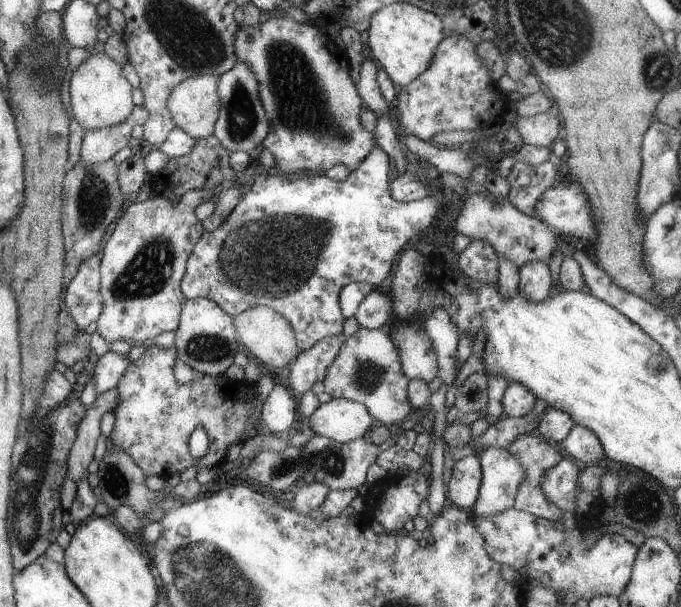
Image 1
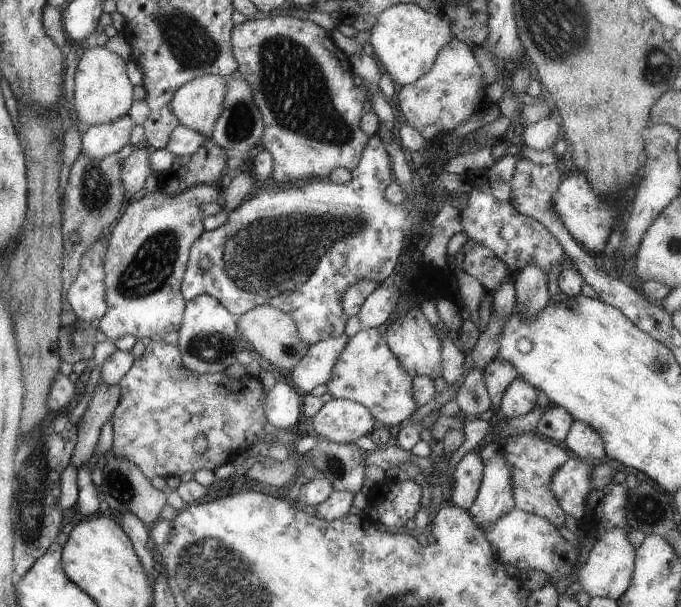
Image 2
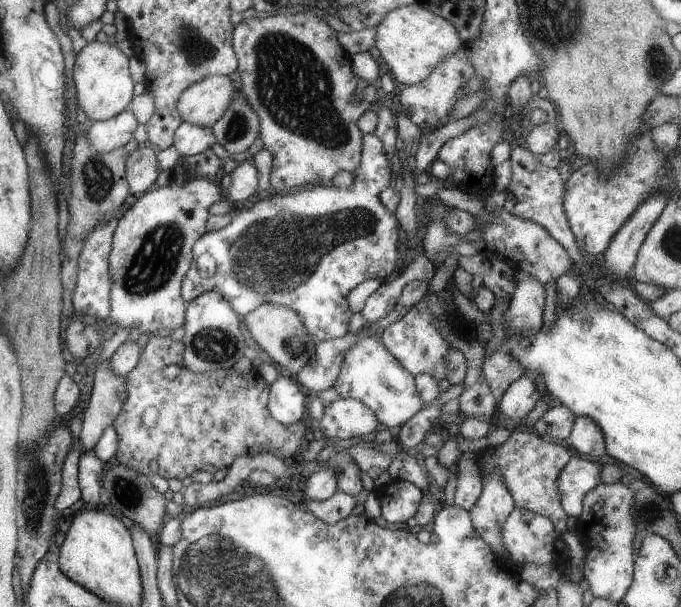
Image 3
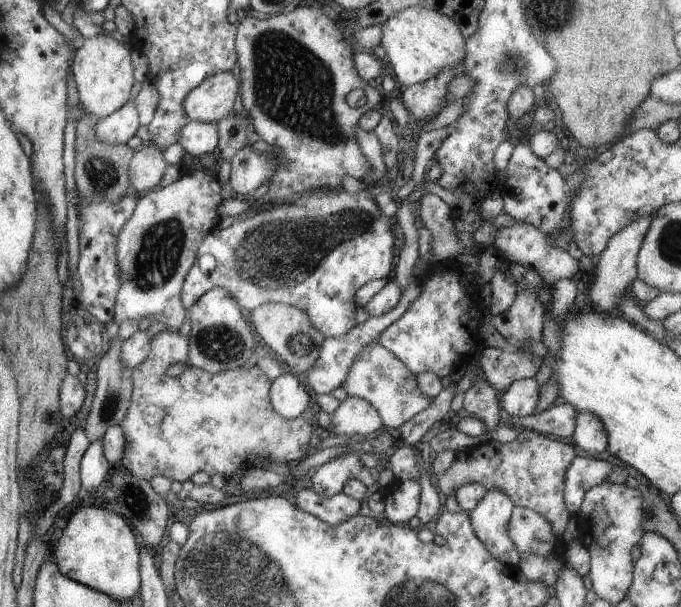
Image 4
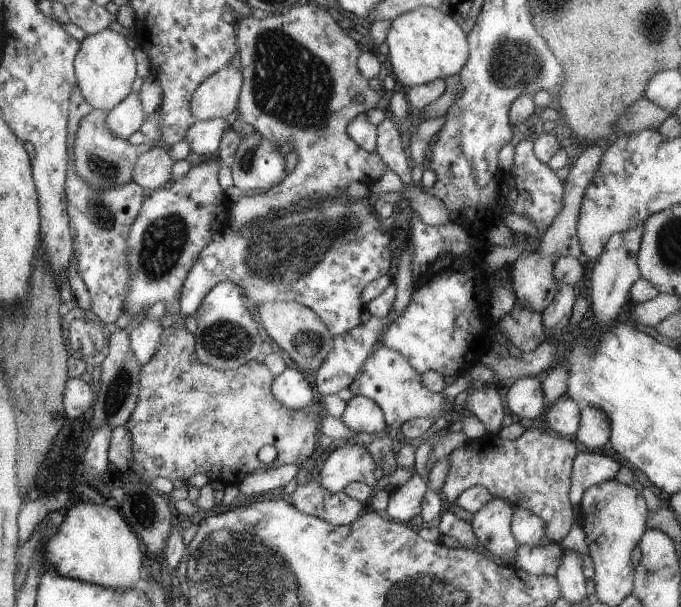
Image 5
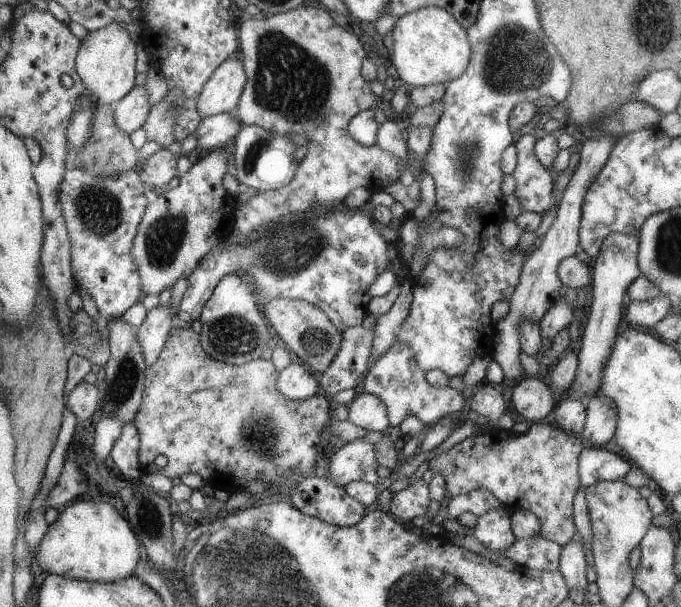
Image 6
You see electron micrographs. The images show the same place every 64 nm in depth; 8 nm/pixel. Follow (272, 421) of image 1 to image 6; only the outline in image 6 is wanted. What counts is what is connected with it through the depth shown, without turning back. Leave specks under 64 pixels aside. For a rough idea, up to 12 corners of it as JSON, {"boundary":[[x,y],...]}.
{"boundary":[[300,361],[278,372],[277,392],[305,400],[319,392],[316,375]]}

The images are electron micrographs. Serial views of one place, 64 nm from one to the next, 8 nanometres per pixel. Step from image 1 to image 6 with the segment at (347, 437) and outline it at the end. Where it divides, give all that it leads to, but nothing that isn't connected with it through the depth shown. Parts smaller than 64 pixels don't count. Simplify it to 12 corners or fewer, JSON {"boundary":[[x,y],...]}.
{"boundary":[[358,392],[347,407],[347,422],[383,432],[383,402]]}

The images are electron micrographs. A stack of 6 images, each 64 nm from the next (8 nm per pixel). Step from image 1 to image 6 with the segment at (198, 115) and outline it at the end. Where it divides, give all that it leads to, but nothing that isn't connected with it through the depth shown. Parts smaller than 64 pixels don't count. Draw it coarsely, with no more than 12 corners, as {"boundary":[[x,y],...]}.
{"boundary":[[236,54],[195,98],[201,118],[234,113],[245,72]]}

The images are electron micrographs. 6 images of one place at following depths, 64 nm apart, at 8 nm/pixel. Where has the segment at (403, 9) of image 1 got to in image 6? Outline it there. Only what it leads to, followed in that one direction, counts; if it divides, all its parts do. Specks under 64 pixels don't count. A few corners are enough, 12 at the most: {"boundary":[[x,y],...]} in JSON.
{"boundary":[[445,10],[403,14],[390,72],[412,88],[467,68],[466,30]]}

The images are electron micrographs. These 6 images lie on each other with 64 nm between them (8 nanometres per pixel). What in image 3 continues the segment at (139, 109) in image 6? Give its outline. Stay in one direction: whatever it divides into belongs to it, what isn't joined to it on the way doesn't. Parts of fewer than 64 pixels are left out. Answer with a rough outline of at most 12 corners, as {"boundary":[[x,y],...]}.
{"boundary":[[125,108],[89,122],[85,136],[98,153],[123,147],[138,122]]}

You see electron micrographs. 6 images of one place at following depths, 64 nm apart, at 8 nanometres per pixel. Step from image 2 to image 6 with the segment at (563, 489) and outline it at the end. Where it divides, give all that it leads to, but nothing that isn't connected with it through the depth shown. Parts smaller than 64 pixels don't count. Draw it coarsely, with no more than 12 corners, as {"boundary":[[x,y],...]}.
{"boundary":[[603,448],[577,456],[577,488],[621,479],[628,460]]}

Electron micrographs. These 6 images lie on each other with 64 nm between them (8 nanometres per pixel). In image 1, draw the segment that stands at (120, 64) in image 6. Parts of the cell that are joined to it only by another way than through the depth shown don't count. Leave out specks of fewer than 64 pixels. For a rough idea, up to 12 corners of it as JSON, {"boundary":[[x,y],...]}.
{"boundary":[[104,52],[73,71],[71,117],[83,131],[130,116],[131,83]]}

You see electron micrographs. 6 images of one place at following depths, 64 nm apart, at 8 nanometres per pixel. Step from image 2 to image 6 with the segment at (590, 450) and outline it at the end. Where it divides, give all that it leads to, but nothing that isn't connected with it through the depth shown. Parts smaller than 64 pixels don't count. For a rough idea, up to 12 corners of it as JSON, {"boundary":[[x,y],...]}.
{"boundary":[[597,394],[585,400],[581,438],[598,447],[615,432],[615,406]]}

